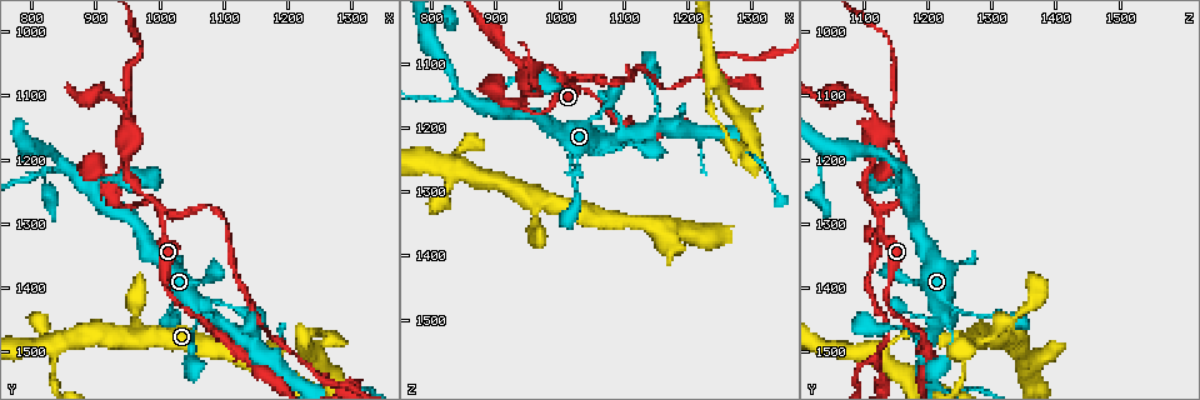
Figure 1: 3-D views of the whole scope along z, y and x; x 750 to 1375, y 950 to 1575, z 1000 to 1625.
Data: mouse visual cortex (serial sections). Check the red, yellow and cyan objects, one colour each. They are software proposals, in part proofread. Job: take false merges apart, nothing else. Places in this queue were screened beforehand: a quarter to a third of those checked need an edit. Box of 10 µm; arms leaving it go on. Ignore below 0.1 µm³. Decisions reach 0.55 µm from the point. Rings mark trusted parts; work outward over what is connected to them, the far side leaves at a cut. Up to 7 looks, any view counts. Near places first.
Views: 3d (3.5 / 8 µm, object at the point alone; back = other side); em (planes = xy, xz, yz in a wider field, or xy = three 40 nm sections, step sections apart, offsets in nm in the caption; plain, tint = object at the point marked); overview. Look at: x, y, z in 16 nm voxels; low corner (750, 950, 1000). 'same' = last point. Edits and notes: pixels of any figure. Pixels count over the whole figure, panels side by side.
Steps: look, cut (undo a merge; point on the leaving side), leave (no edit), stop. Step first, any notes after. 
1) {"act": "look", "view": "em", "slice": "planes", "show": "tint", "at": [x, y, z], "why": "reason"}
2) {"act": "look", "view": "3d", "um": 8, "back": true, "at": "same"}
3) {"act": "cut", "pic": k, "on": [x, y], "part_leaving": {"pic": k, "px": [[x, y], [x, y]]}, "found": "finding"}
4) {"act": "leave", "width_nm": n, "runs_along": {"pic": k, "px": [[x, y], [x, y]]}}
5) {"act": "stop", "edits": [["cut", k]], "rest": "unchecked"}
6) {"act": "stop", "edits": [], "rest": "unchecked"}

{"act": "look", "view": "3d", "um": 3.5, "at": [840, 1490, 1260], "why": "three-way junction"}

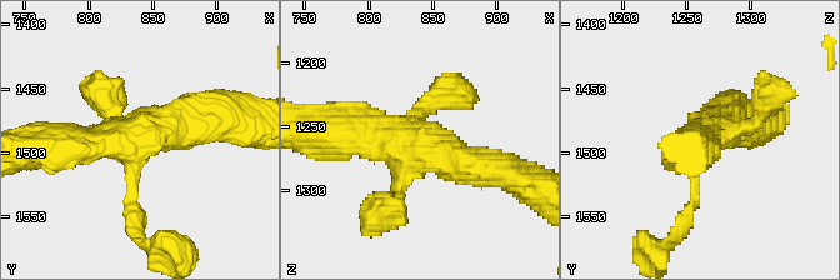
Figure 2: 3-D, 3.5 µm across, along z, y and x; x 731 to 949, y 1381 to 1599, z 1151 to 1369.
{"act": "look", "view": "em", "slice": "planes", "show": "tint", "at": [836, 1490, 1260]}

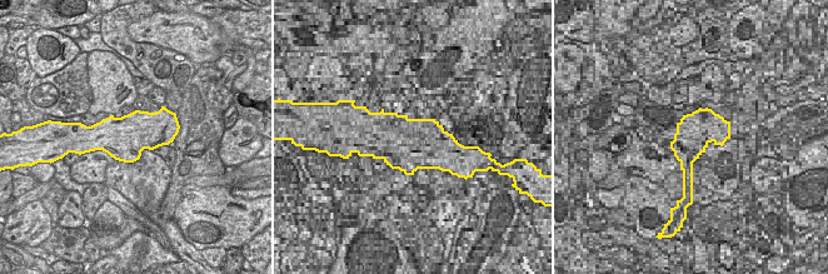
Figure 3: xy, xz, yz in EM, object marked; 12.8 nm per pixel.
{"act": "look", "view": "em", "slice": "xy", "step": 1, "show": "tint", "at": "same", "why": "cut it another way"}

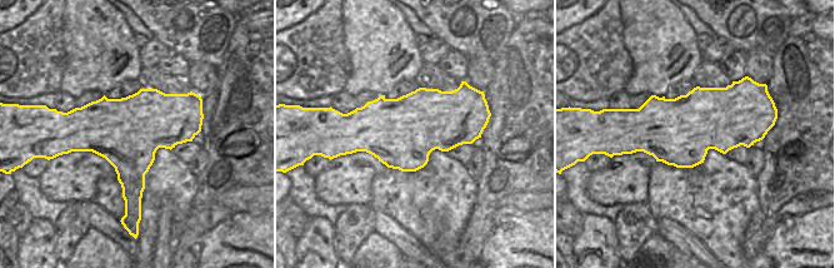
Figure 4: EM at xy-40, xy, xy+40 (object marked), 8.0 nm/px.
{"act": "leave", "runs_along": {"pic": 2, "px": [[510, 173], [353, 131]]}, "found": "all the same cell"}

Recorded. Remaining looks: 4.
{"act": "look", "view": "3d", "um": 3.5, "at": [1000, 1285, 1120], "why": "looks like a crossing"}

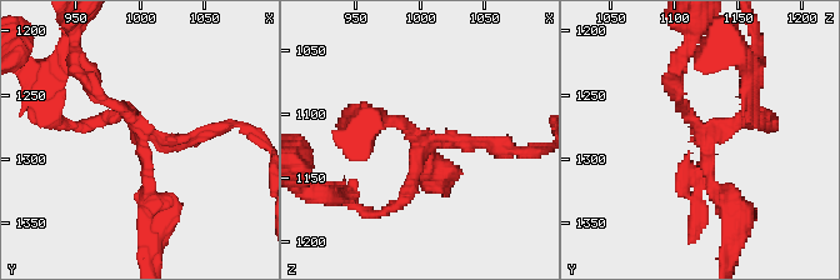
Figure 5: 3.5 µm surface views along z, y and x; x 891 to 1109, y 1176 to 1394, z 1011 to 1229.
{"act": "look", "view": "em", "slice": "xy", "step": 3, "show": "plain", "at": [1004, 1282, 1120], "arms": 4, "arm_widths_nm": [150, 150, 200, 250], "why": "shape alone is not enough"}

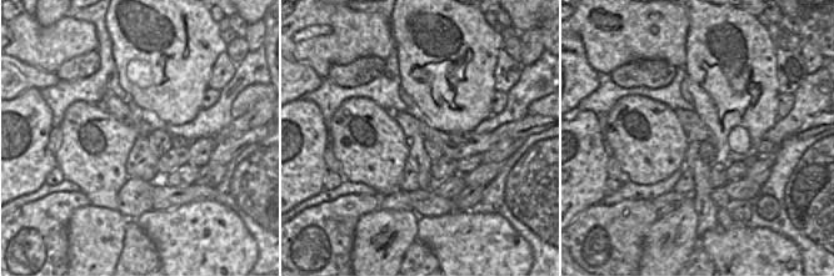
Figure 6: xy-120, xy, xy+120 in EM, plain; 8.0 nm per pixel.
{"act": "look", "view": "em", "slice": "xy", "step": 3, "show": "tint", "at": "same"}

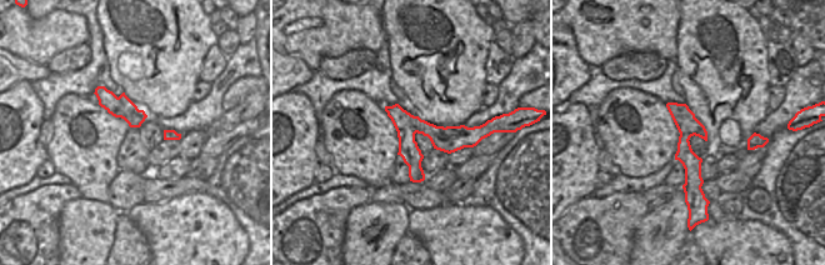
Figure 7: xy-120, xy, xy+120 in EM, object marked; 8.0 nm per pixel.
{"act": "cut", "pic": 5, "on": [199, 133], "part_leaving": {"pic": 5, "px": [[151, 135], [194, 139], [236, 124], [259, 139]]}, "found": "two cells meet here"}

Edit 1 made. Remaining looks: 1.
{"act": "stop", "edits": [["cut", 5]], "rest": "unchecked"}

